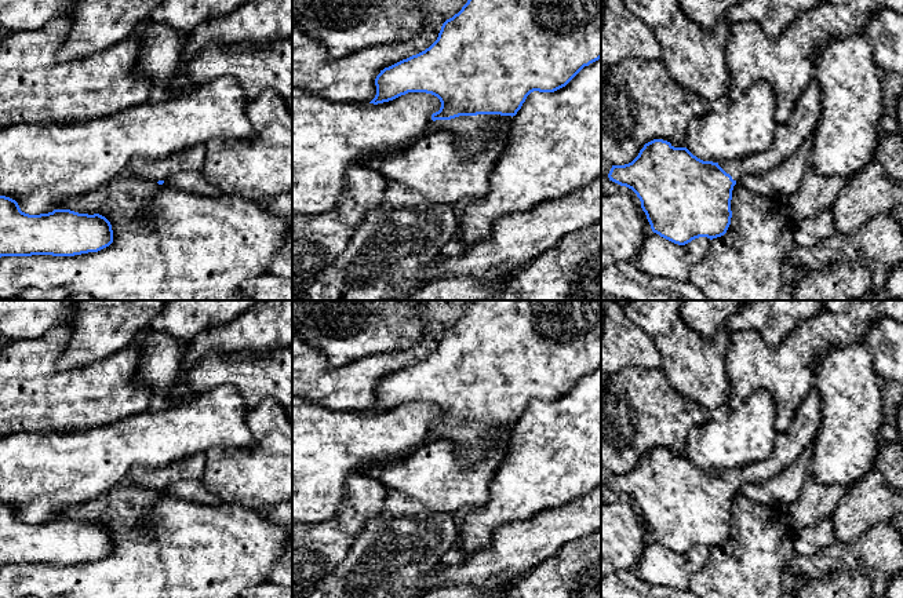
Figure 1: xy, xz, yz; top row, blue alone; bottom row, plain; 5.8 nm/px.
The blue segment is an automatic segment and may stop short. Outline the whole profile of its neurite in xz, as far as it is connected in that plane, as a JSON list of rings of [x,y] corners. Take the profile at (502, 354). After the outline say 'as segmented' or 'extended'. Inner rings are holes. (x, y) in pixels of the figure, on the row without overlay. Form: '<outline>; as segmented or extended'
[[[473,300],[462,318],[443,332],[437,349],[429,357],[381,379],[375,387],[376,404],[369,412],[389,411],[408,401],[426,401],[437,405],[441,416],[432,423],[433,433],[455,444],[456,460],[463,468],[467,468],[480,463],[488,455],[489,449],[496,444],[494,434],[505,424],[516,424],[531,401],[554,401],[565,395],[585,375],[600,367],[601,300]]]; extended

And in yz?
[[[813,386],[790,427],[776,434],[775,451],[767,460],[713,471],[698,467],[687,456],[674,456],[667,449],[653,448],[644,453],[631,471],[612,474],[608,486],[637,503],[652,540],[660,546],[678,554],[685,554],[699,546],[713,548],[724,544],[731,533],[732,499],[739,488],[746,482],[764,484],[790,466],[811,445],[820,422],[822,397]]]; extended

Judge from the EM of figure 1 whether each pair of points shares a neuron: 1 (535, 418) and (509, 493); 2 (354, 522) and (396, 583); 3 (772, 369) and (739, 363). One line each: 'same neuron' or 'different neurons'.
1: same neuron
2: different neurons
3: same neuron

